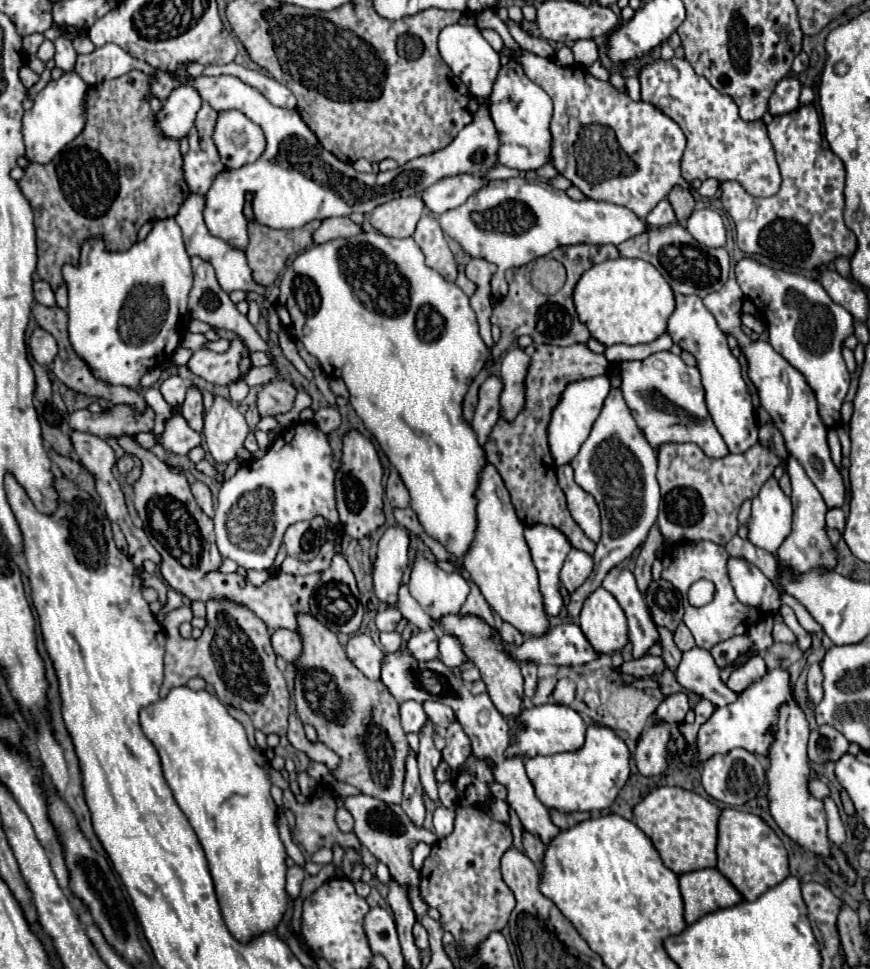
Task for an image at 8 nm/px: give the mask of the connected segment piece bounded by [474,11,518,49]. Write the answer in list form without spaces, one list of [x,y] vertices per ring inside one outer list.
[[[480,11],[480,15],[476,15],[474,19],[476,19],[476,25],[478,25],[480,29],[486,29],[486,27],[494,29],[494,31],[504,39],[506,47],[510,47],[510,49],[518,49],[516,41],[514,41],[514,39],[512,39],[512,35],[508,33],[508,29],[506,29],[504,21],[498,17],[498,13],[496,13],[496,11]]]

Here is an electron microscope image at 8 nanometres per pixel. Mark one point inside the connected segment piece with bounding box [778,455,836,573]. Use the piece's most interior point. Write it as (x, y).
(807, 547)

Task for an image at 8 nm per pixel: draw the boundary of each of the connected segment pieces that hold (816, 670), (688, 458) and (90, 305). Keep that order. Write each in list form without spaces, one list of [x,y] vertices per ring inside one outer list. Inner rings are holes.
[[[814,663],[808,667],[808,693],[812,697],[812,701],[818,705],[820,699],[824,697],[824,689],[822,689],[822,671],[820,671],[820,663]]]
[[[664,443],[658,447],[658,483],[662,491],[658,527],[668,543],[712,541],[726,545],[738,531],[738,511],[746,499],[758,495],[760,487],[780,465],[774,451],[754,445],[742,455],[710,459],[694,443]]]
[[[173,217],[156,220],[144,241],[136,241],[122,253],[108,251],[102,235],[86,239],[80,263],[64,269],[64,281],[68,283],[70,343],[98,379],[114,385],[138,387],[140,377],[148,369],[162,365],[178,349],[182,333],[186,331],[186,321],[190,319],[186,303],[192,287],[192,267],[182,241],[182,231]]]

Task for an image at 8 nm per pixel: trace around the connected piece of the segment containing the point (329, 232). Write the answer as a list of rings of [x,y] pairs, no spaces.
[[[336,217],[336,219],[324,219],[320,223],[320,227],[312,233],[312,241],[314,243],[324,243],[330,239],[338,239],[338,237],[352,237],[356,233],[360,233],[362,227],[352,223],[350,217]]]

